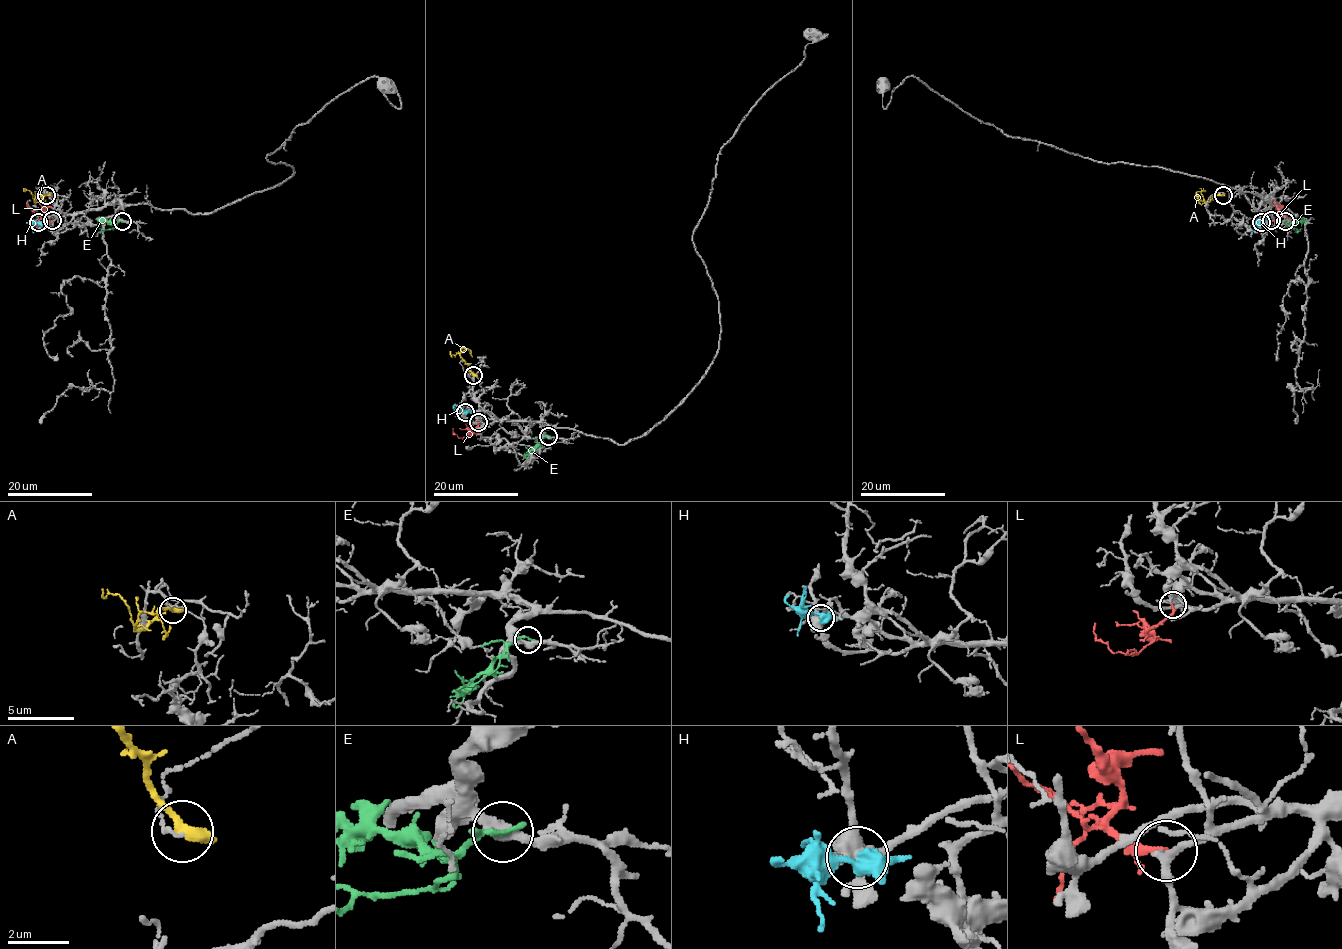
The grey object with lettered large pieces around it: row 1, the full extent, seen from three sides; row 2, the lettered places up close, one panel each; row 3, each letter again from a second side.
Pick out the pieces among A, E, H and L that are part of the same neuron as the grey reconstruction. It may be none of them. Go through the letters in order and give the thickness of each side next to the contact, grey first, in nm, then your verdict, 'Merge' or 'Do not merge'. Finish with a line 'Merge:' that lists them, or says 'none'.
A: Thickness 120 nm (grey) against 480 nm. Do not merge
E: Thickness 400 nm (grey) against 200 nm. Do not merge
H: Thickness 380 nm (grey) against 400 nm. Do not merge
L: Thickness 120 nm (grey) against 220 nm. Merge
Merge: L

